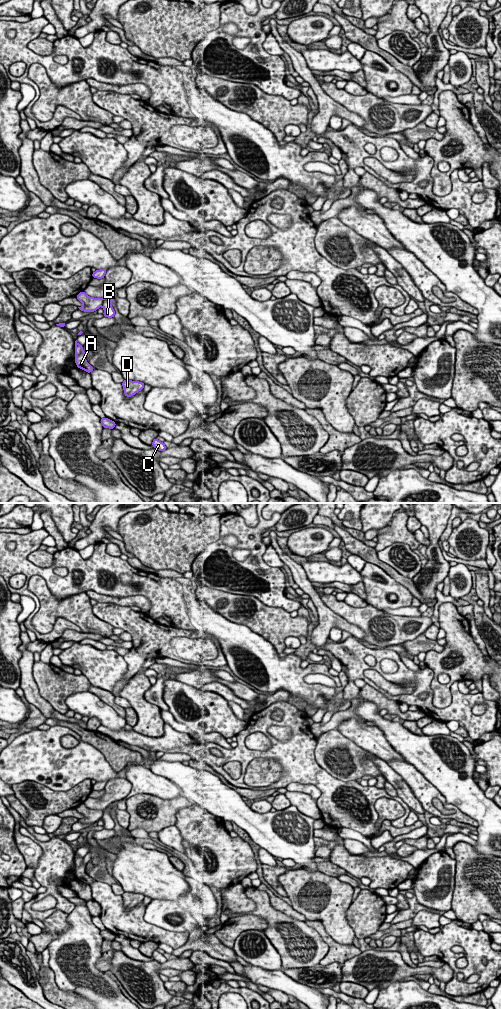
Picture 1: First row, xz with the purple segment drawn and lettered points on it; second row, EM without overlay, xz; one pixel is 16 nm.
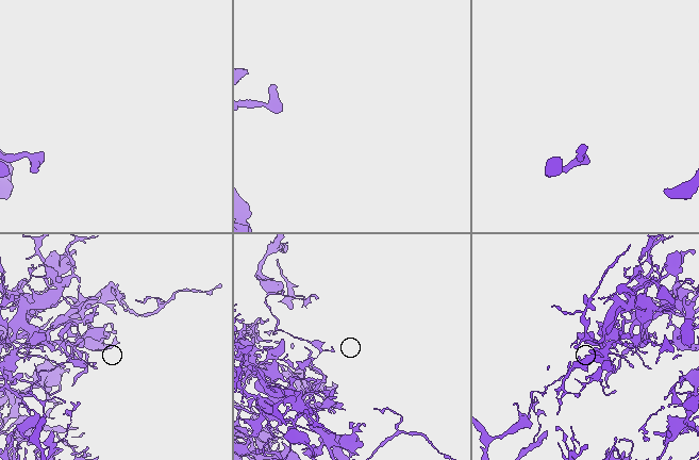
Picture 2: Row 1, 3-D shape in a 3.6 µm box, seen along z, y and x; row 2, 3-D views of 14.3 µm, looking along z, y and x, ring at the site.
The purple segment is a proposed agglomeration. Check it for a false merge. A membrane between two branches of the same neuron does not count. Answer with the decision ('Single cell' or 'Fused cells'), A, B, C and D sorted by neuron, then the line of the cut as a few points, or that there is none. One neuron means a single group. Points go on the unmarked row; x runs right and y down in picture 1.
Fused cells. Groups: A C D / B. Split along xz (103, 811), (101, 817)

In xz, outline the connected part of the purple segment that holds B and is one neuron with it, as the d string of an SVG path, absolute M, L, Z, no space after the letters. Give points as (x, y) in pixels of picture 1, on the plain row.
M110 804L105 810L103 810L103 816L102 819L104 821L104 829L113 830L115 827L115 823L111 817L111 814L113 813L113 806Z

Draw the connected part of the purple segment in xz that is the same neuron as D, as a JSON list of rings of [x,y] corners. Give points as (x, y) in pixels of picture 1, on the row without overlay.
[[[124,892],[122,898],[124,901],[124,906],[126,909],[131,909],[135,907],[140,902],[143,902],[144,895],[139,893]]]

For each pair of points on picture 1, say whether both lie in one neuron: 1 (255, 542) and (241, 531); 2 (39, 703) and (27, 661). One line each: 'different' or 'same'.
1: same
2: same

